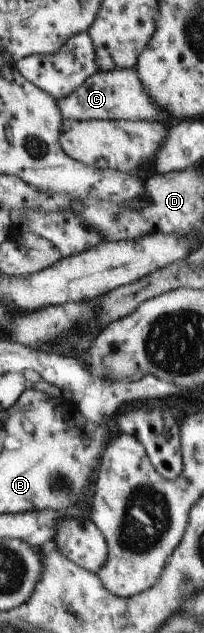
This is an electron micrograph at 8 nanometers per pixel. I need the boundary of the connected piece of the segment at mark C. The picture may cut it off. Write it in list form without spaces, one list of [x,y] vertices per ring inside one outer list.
[[[133,68],[111,69],[110,71],[97,71],[87,77],[75,91],[71,91],[67,97],[55,101],[57,109],[63,120],[90,121],[90,120],[145,120],[151,122],[166,122],[167,115],[159,105],[155,105],[143,85],[139,83]]]

